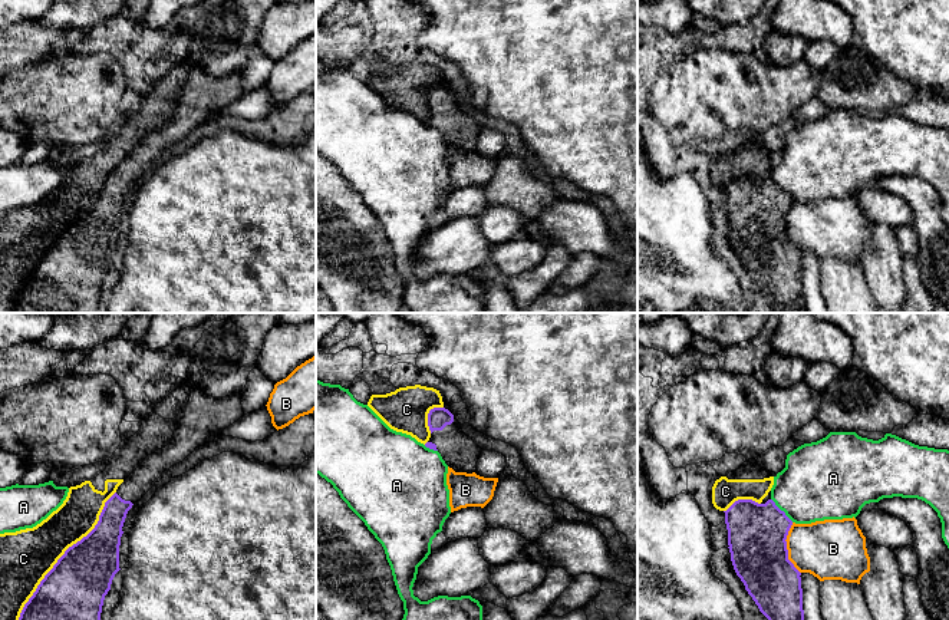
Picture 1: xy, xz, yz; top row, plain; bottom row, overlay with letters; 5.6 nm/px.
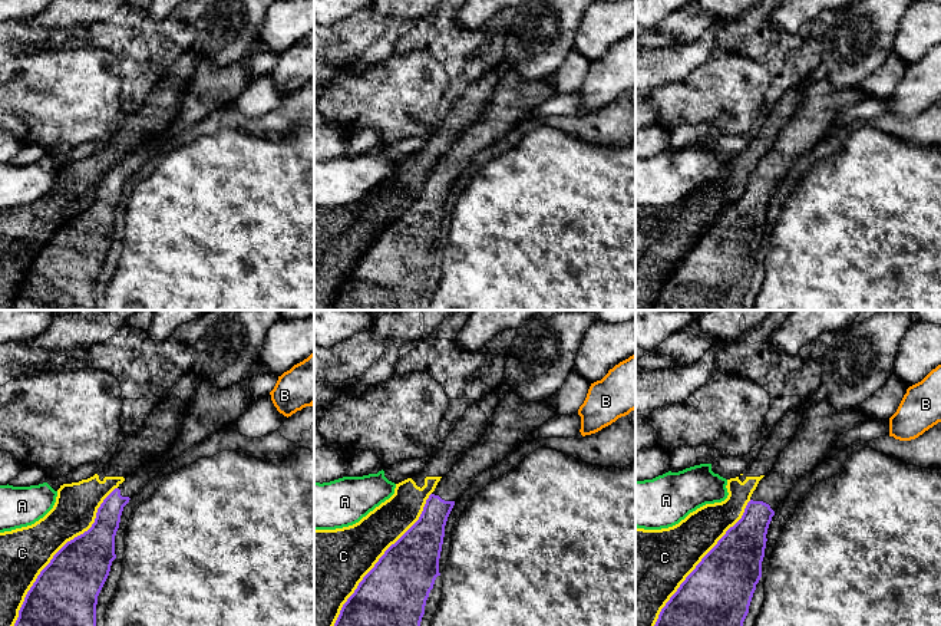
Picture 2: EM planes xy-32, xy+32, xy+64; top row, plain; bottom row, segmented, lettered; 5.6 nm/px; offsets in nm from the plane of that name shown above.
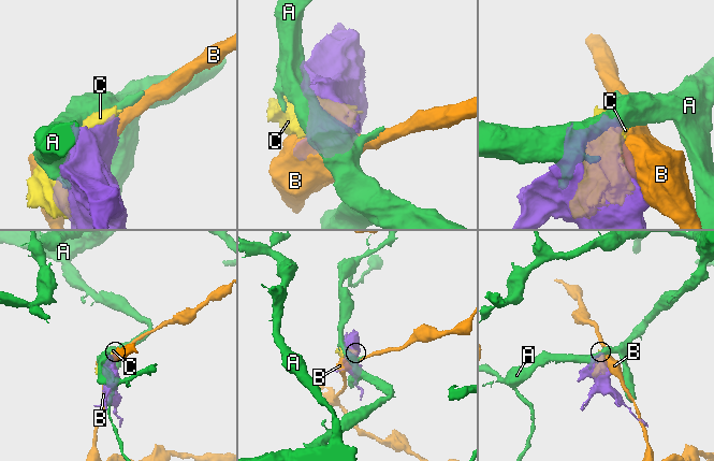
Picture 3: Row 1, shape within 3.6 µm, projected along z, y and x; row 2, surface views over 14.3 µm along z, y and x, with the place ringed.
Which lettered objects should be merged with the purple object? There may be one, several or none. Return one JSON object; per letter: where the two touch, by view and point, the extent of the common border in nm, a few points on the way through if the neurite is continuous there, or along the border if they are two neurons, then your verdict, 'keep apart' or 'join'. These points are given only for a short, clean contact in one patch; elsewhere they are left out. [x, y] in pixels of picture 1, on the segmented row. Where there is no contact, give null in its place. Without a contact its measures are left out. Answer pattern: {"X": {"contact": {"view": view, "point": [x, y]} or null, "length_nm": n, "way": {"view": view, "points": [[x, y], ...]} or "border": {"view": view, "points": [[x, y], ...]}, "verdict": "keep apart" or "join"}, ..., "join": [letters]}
{"A": {"contact": {"view": "yz", "point": [780, 510]}, "length_nm": 180, "verdict": "keep apart"}, "B": {"contact": {"view": "yz", "point": [786, 548]}, "length_nm": 300, "verdict": "keep apart"}, "C": {"contact": {"view": "xy", "point": [65, 553]}, "length_nm": 900, "verdict": "keep apart"}, "join": []}

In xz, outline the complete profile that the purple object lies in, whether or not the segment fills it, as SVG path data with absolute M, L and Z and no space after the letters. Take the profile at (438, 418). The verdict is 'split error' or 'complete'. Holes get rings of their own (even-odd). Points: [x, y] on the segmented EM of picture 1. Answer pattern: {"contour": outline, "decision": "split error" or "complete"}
{"contour": "M434 408L428 413L431 438L426 448L438 451L445 464L455 472L472 474L481 448L462 432L461 423L445 408Z", "decision": "split error"}

